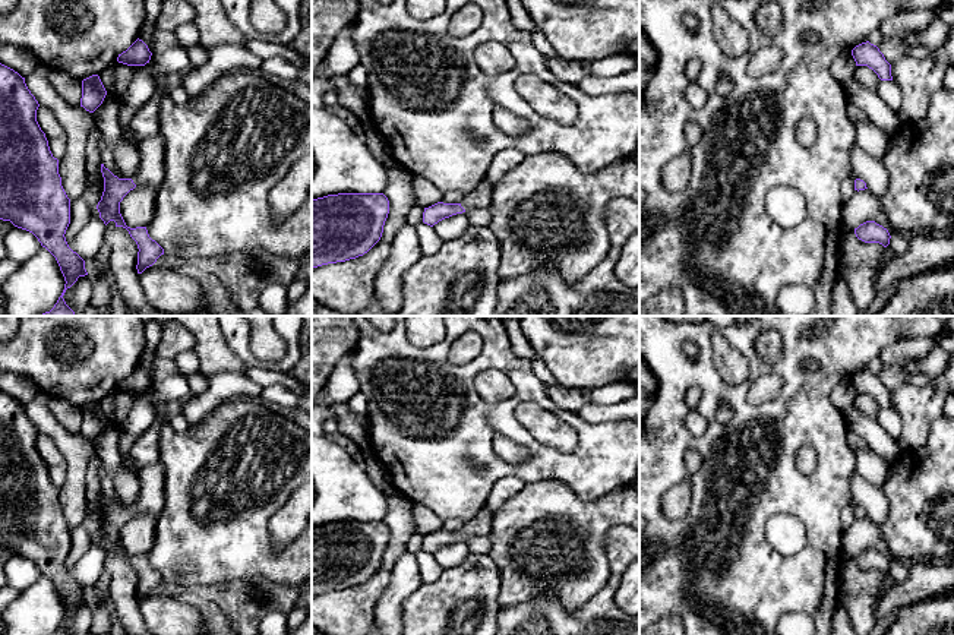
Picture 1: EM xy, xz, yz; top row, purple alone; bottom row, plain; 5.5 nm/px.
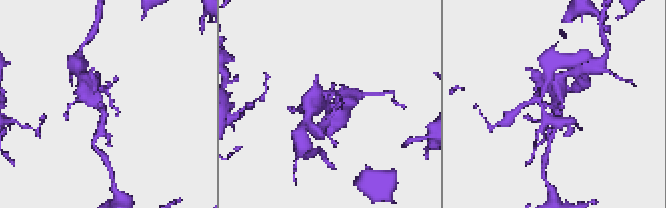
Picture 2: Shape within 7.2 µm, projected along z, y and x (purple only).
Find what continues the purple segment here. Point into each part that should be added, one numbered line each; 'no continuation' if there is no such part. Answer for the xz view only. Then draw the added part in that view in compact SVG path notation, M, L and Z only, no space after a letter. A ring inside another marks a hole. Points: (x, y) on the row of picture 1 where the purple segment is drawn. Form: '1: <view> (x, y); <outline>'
1: xz (480, 198); M480 183L476 190L470 192L459 203L467 209L489 209L493 187L489 183Z

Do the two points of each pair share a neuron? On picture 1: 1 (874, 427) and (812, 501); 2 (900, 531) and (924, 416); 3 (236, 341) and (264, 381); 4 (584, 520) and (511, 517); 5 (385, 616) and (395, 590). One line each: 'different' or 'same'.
1: different
2: different
3: different
4: same
5: same

